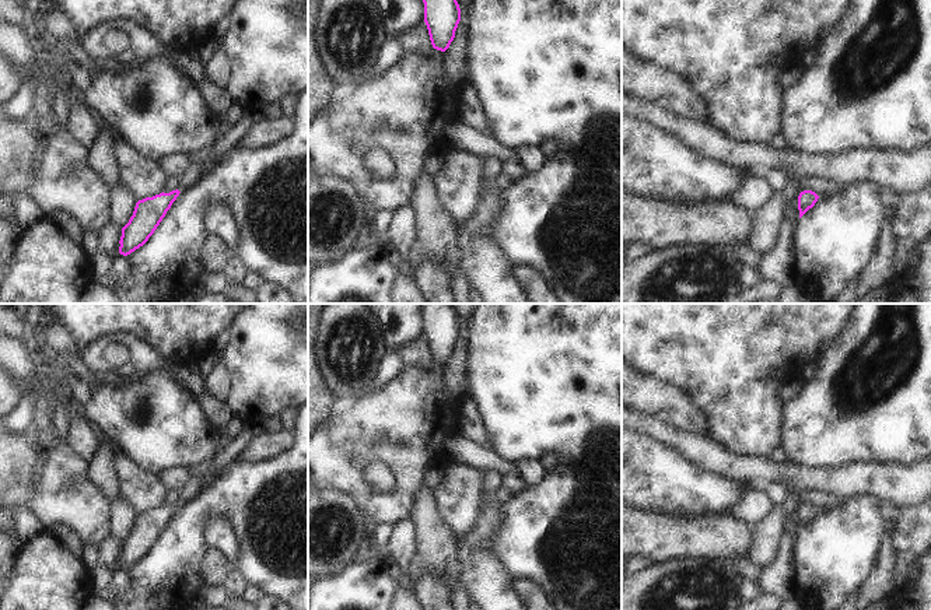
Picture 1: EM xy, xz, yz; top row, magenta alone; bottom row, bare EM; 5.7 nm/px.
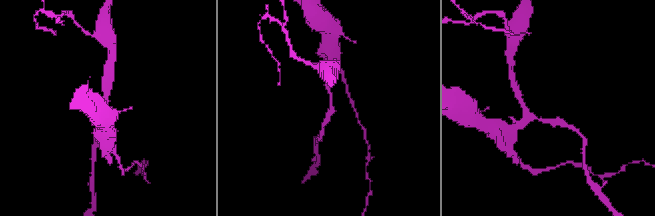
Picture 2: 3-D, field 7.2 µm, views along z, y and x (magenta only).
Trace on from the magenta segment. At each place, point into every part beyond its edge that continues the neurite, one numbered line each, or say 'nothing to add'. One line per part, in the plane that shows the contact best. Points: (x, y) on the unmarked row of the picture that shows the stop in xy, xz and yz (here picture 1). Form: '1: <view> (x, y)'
1: xy (191, 488)

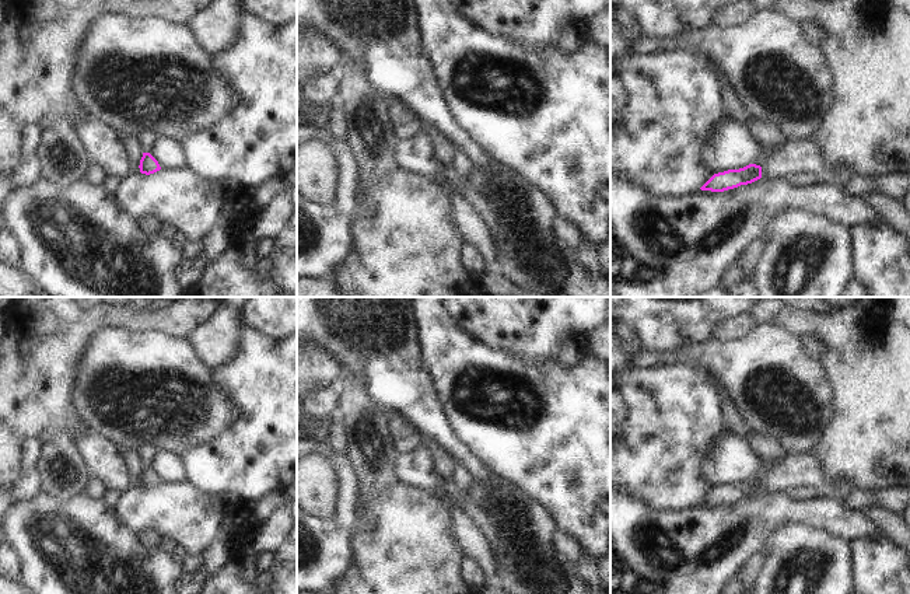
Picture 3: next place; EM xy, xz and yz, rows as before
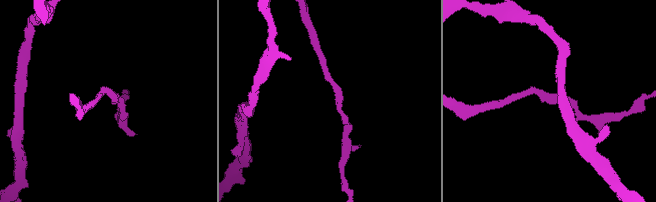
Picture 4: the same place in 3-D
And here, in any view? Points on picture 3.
nothing to add

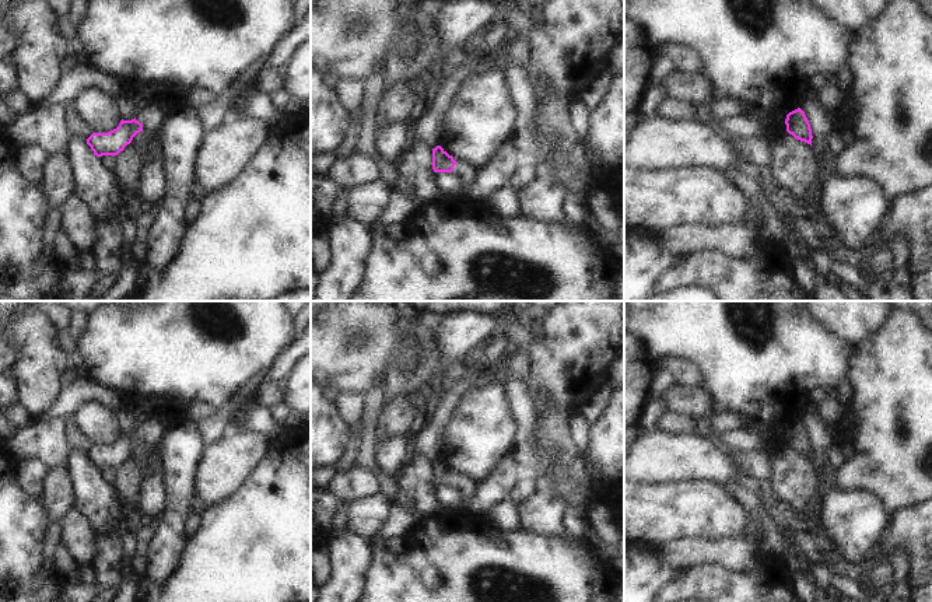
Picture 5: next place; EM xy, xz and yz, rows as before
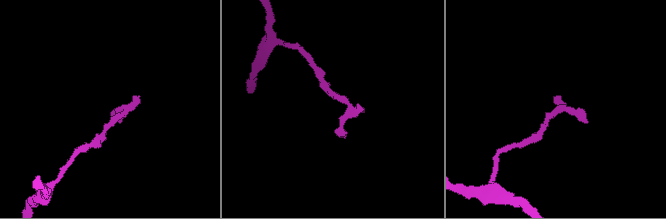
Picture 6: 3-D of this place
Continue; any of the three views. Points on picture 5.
1: xz (465, 486)

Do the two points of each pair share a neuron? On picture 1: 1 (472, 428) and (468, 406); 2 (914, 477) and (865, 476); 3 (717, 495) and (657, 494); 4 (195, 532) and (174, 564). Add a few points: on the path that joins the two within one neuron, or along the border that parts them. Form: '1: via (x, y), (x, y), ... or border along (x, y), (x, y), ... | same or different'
1: via (471, 423), (469, 412) | same
2: via (902, 477), (878, 477) | same
3: via (702, 494), (672, 494) | same
4: via (186, 540), (178, 556) | same

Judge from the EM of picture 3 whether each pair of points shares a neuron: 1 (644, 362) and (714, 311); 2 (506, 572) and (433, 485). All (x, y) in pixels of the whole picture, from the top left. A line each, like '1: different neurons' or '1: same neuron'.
1: different neurons
2: different neurons

